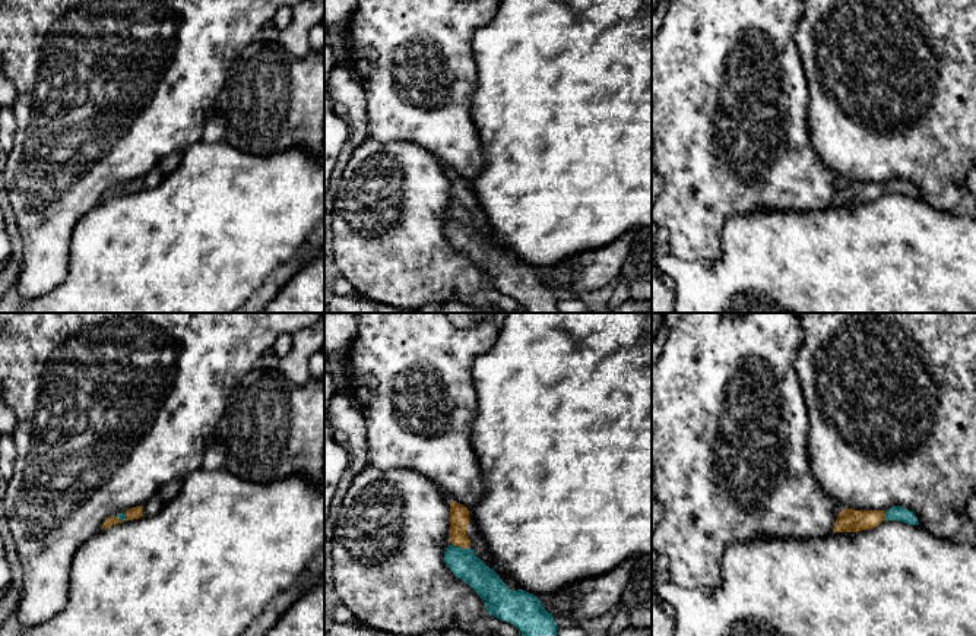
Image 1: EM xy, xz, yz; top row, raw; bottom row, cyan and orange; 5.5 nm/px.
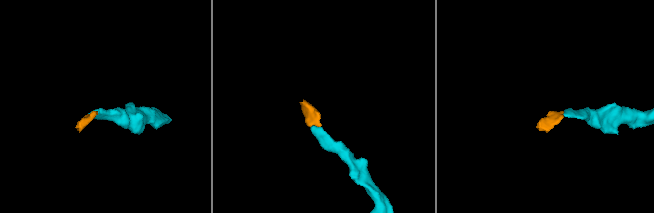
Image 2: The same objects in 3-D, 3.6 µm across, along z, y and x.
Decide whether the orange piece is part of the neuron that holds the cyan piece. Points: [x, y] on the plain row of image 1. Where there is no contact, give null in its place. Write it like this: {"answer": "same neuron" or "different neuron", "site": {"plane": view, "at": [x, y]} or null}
{"answer": "same neuron", "site": {"plane": "xz", "at": [460, 220]}}

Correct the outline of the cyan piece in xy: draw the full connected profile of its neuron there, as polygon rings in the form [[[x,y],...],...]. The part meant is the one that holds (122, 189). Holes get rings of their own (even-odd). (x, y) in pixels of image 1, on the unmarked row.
[[[136,178],[136,180],[126,183],[124,186],[118,186],[117,189],[111,189],[105,192],[101,202],[107,202],[118,194],[139,192],[142,189],[143,189],[143,178]]]

